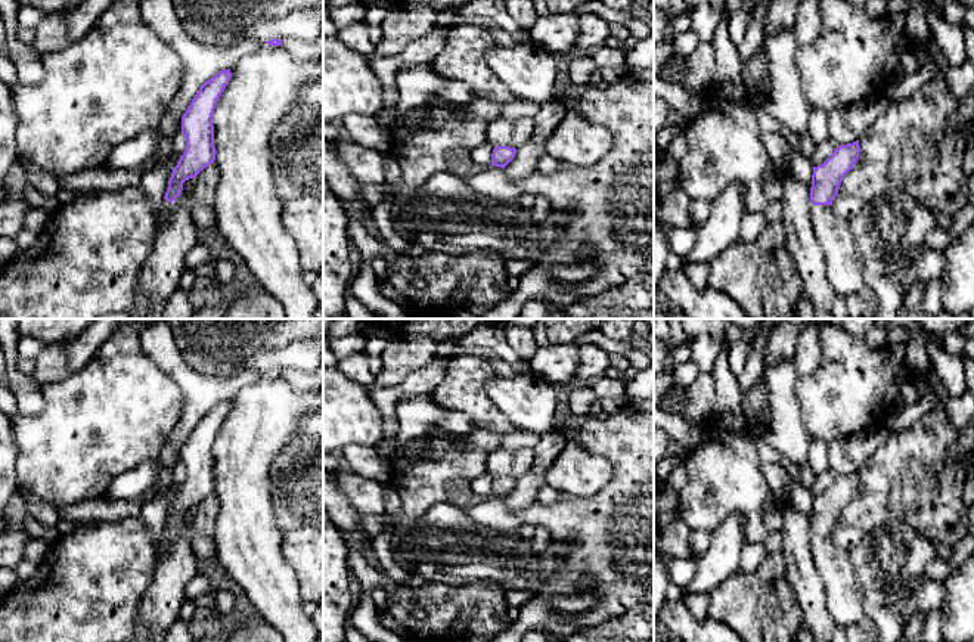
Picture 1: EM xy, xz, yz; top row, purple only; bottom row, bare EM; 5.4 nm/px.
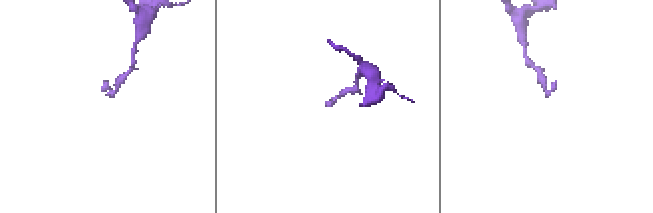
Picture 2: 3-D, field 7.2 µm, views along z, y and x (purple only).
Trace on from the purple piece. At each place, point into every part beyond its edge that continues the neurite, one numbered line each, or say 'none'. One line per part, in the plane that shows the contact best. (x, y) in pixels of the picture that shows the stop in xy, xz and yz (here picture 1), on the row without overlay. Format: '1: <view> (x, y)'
1: yz (834, 565)

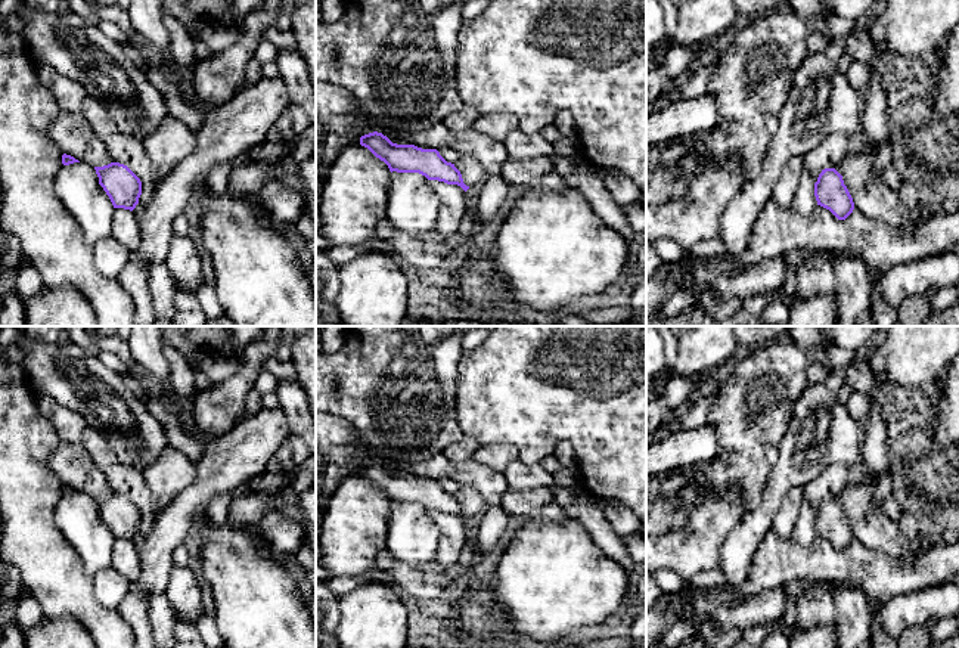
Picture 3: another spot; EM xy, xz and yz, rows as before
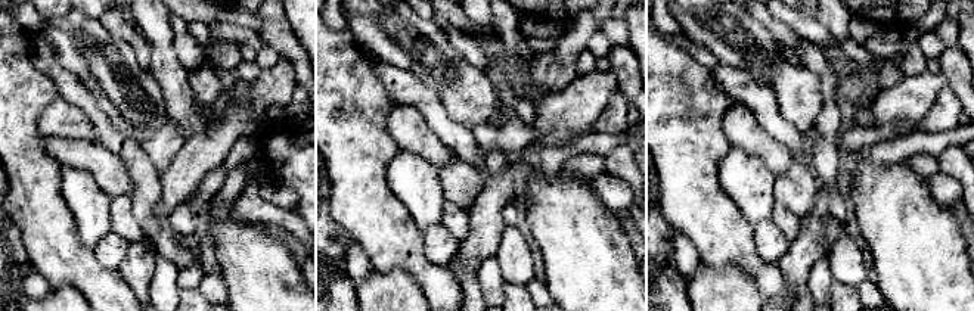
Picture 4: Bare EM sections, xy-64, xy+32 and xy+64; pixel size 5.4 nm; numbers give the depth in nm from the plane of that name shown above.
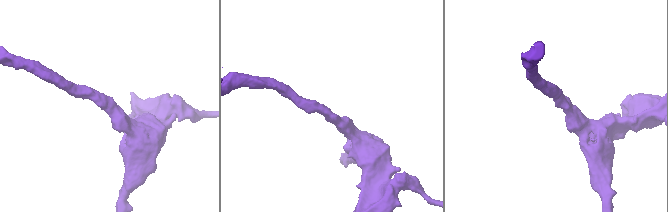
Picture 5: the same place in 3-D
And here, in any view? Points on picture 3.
none

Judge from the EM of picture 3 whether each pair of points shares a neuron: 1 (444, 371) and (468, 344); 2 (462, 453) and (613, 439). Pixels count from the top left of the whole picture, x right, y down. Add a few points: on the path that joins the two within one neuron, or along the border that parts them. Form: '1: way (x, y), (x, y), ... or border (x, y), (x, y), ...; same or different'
1: border (461, 341), (462, 353); different
2: border (465, 433), (481, 445); different

